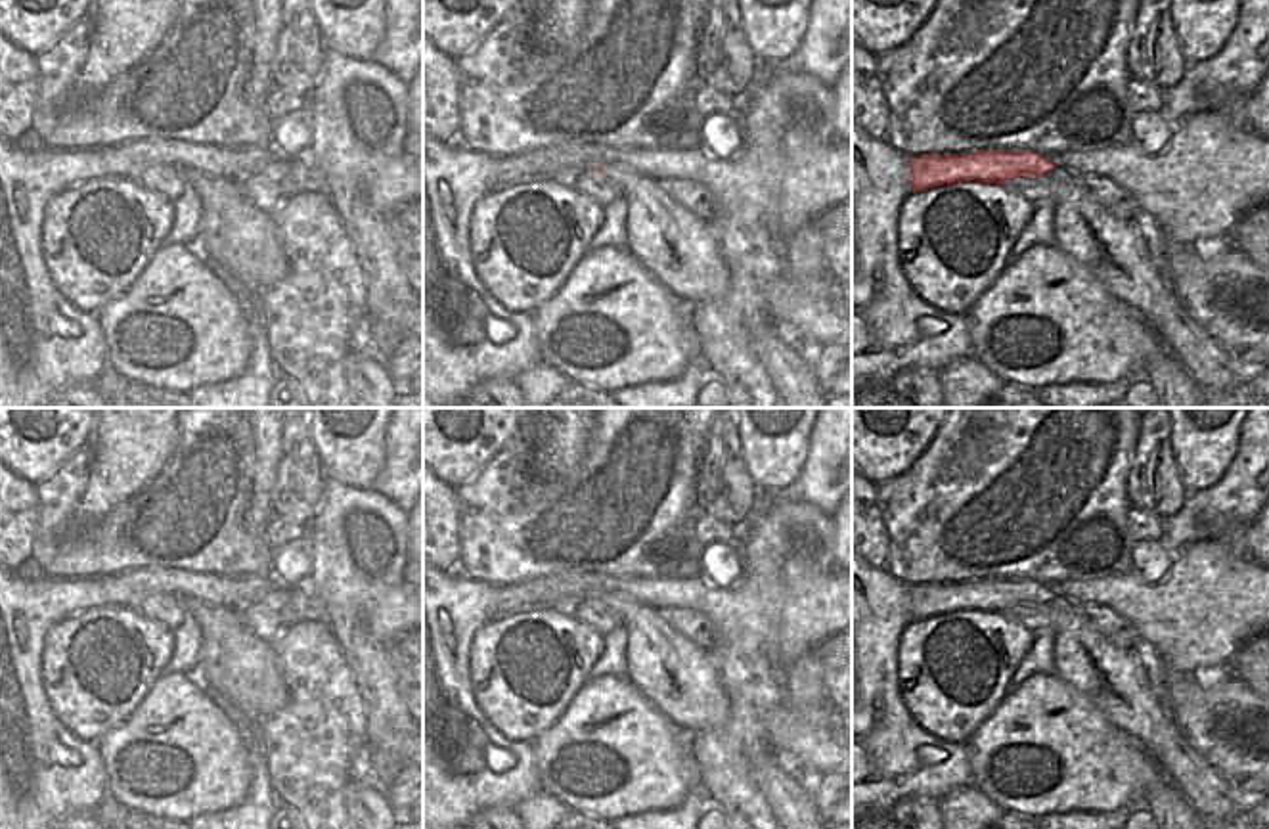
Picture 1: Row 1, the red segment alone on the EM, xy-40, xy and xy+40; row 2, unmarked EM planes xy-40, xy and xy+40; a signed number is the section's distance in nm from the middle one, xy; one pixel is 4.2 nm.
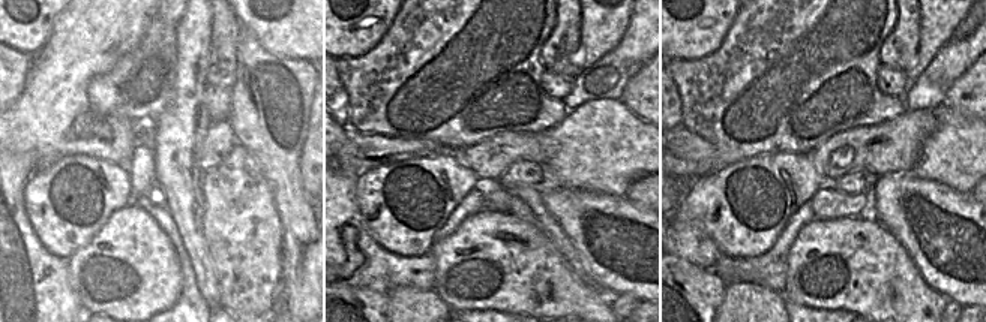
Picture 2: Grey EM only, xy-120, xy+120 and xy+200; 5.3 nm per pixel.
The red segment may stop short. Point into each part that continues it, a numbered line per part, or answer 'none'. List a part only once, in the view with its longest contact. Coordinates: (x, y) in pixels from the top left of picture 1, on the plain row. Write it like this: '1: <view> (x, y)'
1: xy (680, 678)

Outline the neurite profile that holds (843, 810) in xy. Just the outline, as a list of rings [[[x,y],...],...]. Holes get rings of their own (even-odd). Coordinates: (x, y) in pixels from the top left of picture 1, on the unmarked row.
[[[852,789],[825,814],[827,823],[852,823]]]

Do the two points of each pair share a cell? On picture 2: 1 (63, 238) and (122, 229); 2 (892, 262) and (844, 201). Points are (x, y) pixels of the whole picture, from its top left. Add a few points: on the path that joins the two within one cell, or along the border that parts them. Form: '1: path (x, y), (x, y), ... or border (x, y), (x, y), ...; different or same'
1: border (117, 207), (104, 225), (69, 258); different
2: border (868, 213), (821, 220); different

